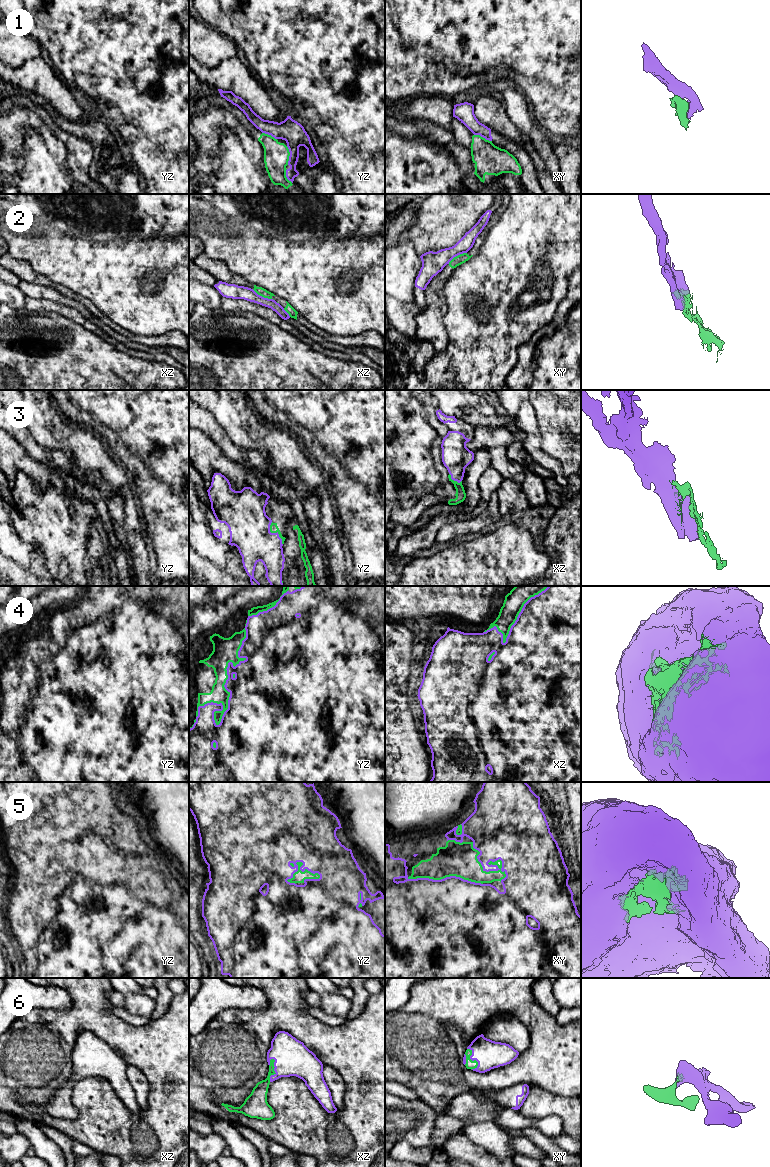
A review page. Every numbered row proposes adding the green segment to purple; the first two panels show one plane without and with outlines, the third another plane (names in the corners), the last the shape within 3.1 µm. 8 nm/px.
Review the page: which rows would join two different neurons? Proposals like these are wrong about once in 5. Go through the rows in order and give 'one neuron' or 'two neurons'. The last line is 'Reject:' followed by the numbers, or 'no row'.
1: two neurons
2: two neurons
3: one neuron
4: one neuron
5: one neuron
6: one neuron
Reject: 1, 2

